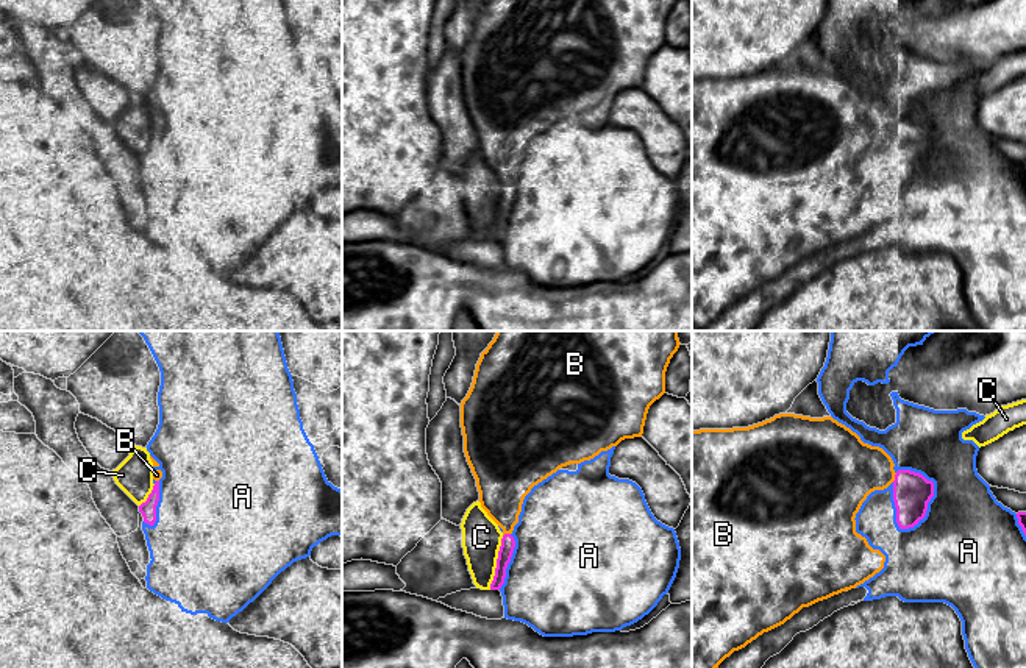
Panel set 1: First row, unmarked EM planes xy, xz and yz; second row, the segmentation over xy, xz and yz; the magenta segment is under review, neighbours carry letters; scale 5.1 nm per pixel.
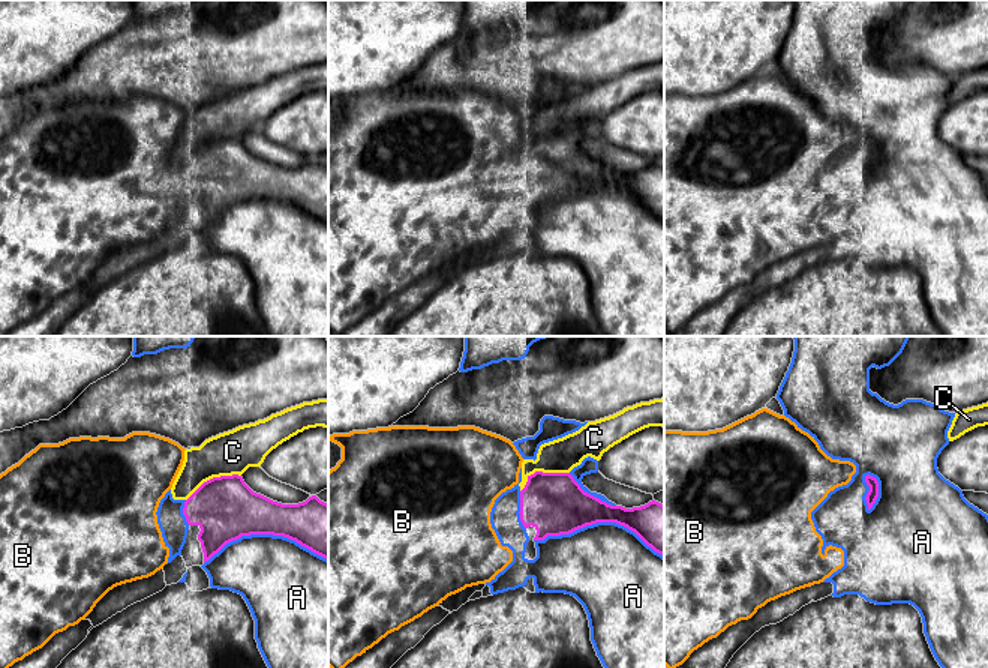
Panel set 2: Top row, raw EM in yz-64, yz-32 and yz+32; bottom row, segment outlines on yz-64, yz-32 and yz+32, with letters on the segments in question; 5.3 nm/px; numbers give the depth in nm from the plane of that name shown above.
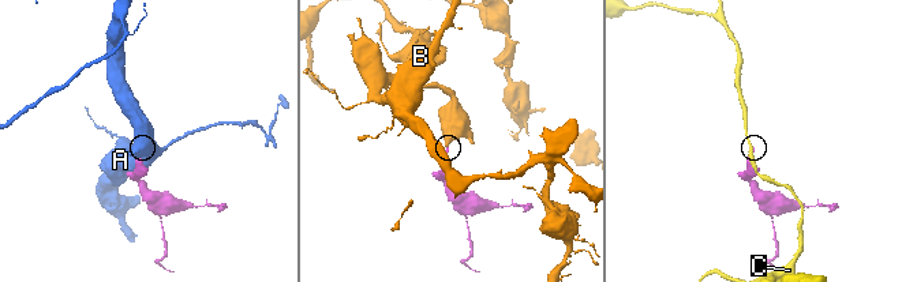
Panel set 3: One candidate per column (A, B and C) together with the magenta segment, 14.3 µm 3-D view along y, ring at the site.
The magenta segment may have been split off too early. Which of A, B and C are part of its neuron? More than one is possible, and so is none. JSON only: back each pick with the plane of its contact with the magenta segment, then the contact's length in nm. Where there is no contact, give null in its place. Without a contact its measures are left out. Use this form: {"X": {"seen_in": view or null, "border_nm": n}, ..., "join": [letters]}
{"B": {"seen_in": "yz", "border_nm": 50}, "join": ["B"]}

